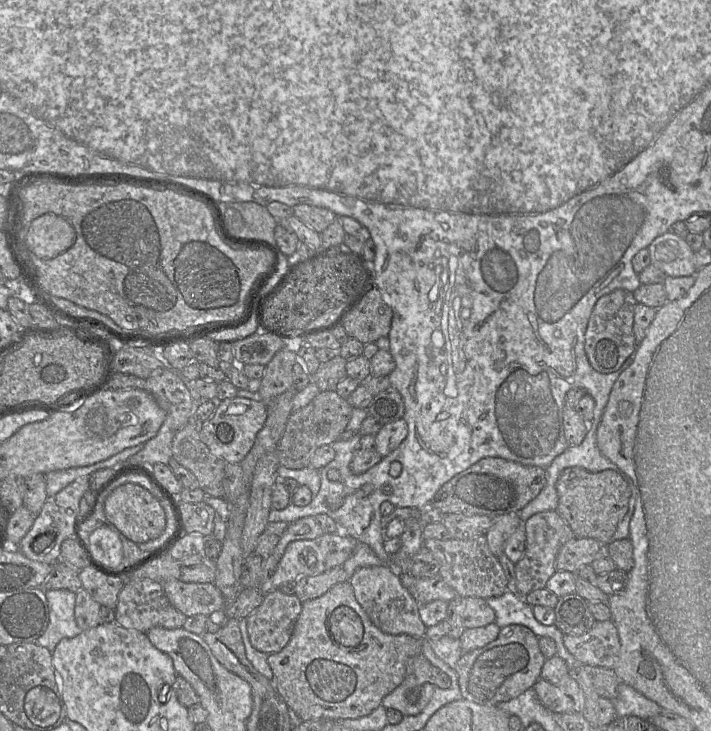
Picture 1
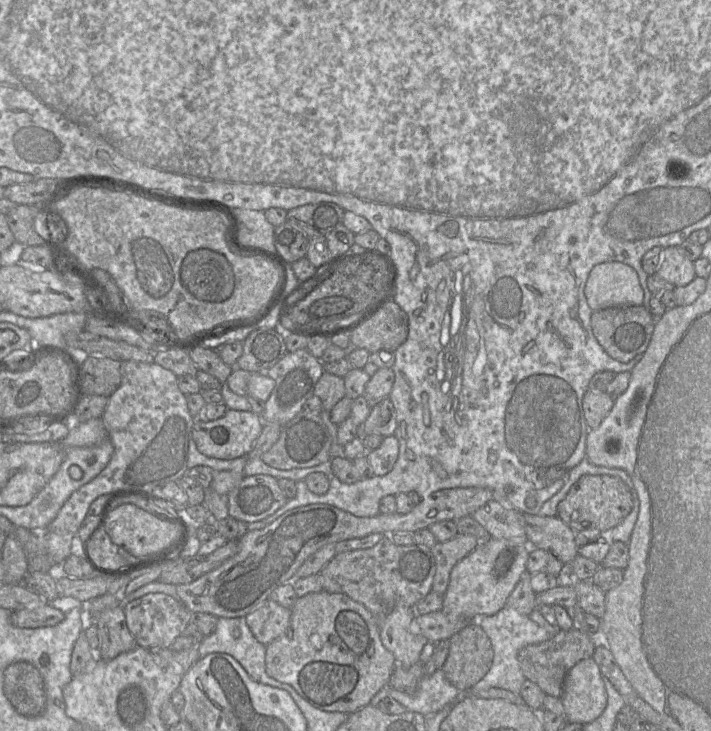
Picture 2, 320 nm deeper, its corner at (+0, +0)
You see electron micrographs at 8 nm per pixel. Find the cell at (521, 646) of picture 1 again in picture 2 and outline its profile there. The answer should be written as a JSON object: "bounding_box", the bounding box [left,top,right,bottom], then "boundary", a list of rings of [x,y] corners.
{"bounding_box":[518,629,599,695],"boundary":[[[576,629],[559,630],[551,639],[530,644],[518,653],[518,662],[526,680],[535,683],[546,695],[562,695],[566,674],[581,660],[593,658],[599,638]]]}

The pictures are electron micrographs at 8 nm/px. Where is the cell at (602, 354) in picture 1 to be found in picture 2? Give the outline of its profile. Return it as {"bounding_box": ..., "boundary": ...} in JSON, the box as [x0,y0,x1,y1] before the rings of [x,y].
{"bounding_box":[590,305,654,363],"boundary":[[[643,305],[592,311],[590,320],[592,333],[599,345],[611,358],[623,363],[628,363],[645,352],[654,330],[652,314]]]}

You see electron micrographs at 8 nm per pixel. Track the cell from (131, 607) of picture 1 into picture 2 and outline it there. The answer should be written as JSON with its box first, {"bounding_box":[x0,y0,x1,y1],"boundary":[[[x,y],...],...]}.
{"bounding_box":[123,593,191,649],"boundary":[[[150,593],[138,599],[128,602],[123,606],[126,617],[126,624],[133,635],[138,646],[145,649],[171,647],[175,639],[182,635],[191,619],[191,611],[189,611],[180,600],[176,600],[170,595],[164,593]]]}

